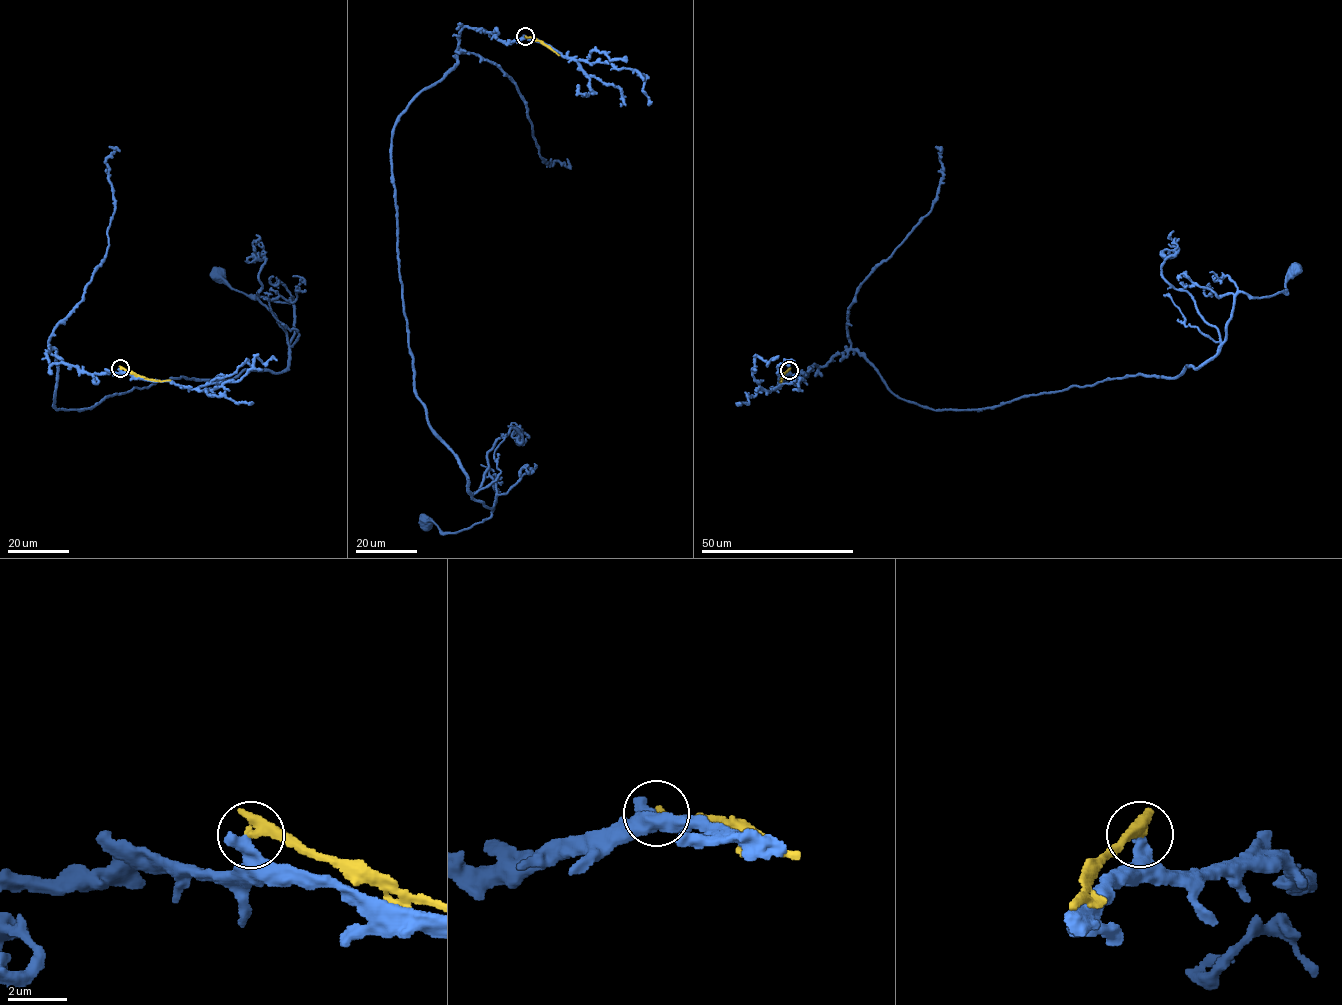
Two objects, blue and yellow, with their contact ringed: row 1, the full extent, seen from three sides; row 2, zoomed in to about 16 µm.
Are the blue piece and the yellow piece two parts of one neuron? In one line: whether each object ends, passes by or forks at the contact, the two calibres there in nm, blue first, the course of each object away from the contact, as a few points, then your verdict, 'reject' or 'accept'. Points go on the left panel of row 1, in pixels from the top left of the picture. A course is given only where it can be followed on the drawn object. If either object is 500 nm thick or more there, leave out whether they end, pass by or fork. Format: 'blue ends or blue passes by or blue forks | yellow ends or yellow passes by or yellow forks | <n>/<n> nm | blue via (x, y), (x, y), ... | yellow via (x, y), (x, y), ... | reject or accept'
blue ends | yellow ends | 480/480 nm | blue via (120, 369), (50, 364), (50, 348), (55, 409), (158, 381), (287, 369), (293, 297), (247, 296), (219, 273) | yellow via (120, 368), (147, 379), (170, 380) | reject

